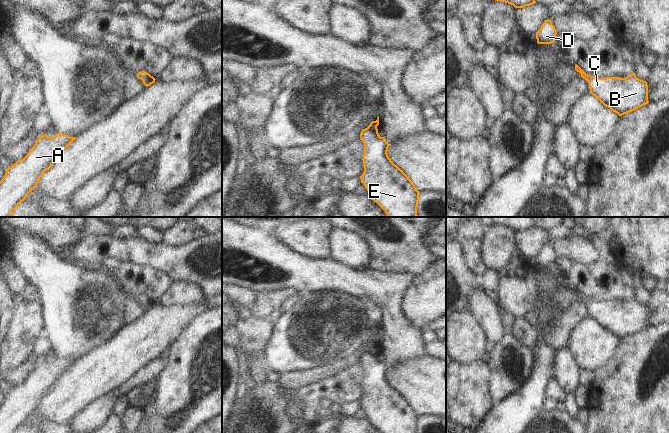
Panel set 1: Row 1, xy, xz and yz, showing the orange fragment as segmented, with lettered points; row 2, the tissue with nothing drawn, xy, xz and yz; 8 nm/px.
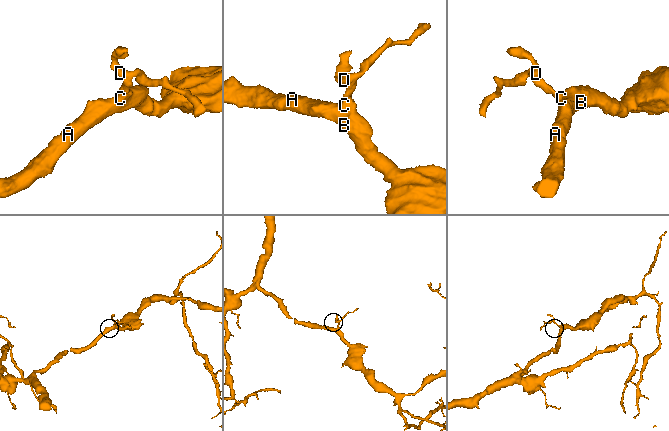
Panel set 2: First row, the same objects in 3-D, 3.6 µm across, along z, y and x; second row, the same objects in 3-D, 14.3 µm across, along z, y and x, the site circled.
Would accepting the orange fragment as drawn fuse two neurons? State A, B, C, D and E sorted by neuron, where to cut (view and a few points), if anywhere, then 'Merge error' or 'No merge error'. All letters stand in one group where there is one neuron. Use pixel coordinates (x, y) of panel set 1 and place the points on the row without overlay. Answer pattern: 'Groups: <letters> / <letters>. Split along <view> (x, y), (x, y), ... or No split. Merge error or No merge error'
Groups: A B C D E. No split. No merge error

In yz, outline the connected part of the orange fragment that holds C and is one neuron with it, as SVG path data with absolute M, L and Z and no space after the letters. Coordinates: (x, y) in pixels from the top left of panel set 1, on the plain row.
M577 288L575 294L589 307L590 318L619 340L649 327L647 306L637 302L634 296L625 302L596 302L586 298Z

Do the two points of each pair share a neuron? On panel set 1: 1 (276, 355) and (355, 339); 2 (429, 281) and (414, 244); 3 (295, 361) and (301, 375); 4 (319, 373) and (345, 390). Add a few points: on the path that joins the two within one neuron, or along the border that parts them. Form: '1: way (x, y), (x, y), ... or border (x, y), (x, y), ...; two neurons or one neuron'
1: way (296, 344), (301, 340), (335, 339); one neuron
2: border (435, 262), (417, 276); two neurons
3: border (321, 365), (315, 368), (297, 369), (281, 375); two neurons
4: border (347, 367), (333, 375), (304, 386); two neurons

